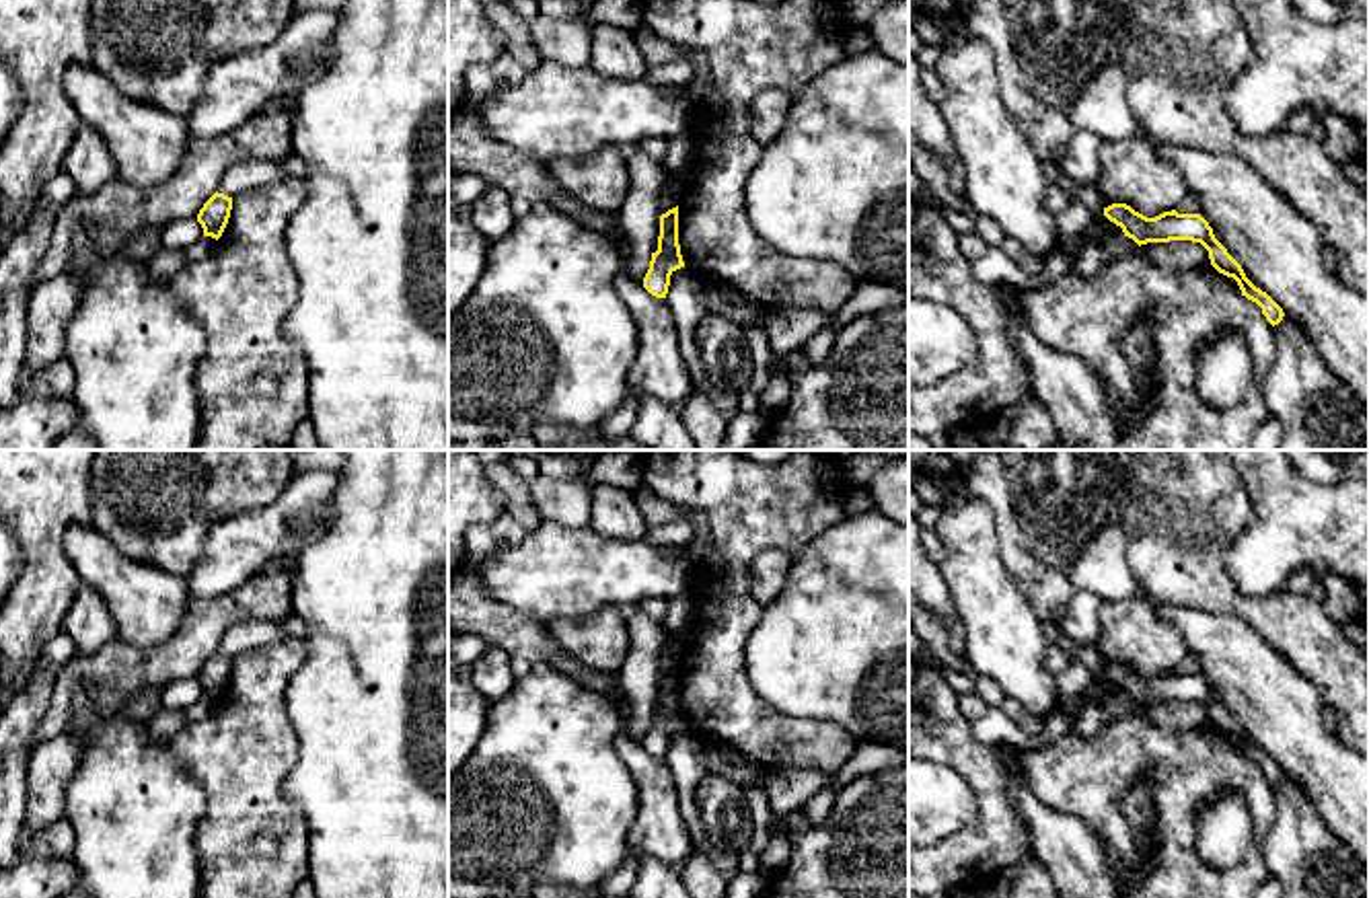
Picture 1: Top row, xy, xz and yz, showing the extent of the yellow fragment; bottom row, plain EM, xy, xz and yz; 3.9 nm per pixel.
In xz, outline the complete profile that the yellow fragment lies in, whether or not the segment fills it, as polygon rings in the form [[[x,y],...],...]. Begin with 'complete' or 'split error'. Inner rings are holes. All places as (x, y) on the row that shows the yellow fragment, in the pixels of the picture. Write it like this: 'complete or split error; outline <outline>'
complete; outline [[[678,205],[660,216],[658,251],[652,253],[650,269],[643,277],[643,288],[656,296],[666,298],[670,275],[684,267],[678,245]]]

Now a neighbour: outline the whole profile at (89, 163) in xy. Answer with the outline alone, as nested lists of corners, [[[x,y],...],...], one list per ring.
[[[82,125],[70,144],[62,166],[72,177],[76,191],[97,193],[107,181],[117,179],[115,160],[92,127]]]

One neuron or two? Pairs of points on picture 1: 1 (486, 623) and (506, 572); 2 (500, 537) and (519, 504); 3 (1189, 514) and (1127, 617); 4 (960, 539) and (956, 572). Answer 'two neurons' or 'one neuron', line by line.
1: two neurons
2: two neurons
3: two neurons
4: one neuron

